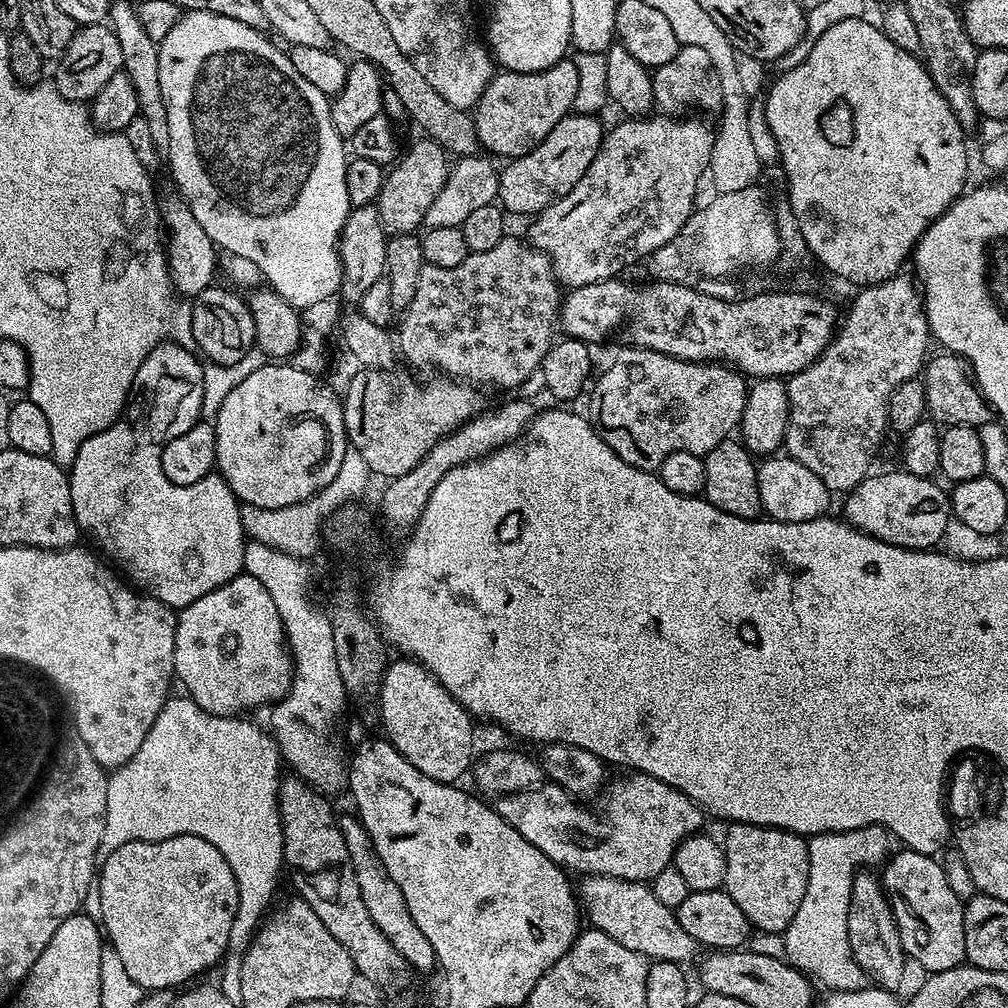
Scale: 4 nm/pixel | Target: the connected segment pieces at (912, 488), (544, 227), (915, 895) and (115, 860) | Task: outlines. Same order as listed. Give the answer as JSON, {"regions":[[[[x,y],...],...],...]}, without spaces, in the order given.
{"regions":[[[[903,470],[897,472],[884,472],[881,476],[869,474],[858,486],[854,486],[851,492],[843,497],[844,513],[843,519],[852,527],[860,532],[870,534],[887,544],[902,546],[910,550],[932,550],[937,547],[936,544],[948,532],[948,523],[953,523],[952,501],[949,493],[944,492],[935,484],[935,479],[927,476],[915,476]]],[[[652,114],[647,118],[621,119],[621,124],[614,125],[605,135],[599,154],[594,158],[594,162],[590,162],[590,170],[586,170],[586,174],[582,174],[578,186],[574,186],[574,190],[570,190],[570,194],[566,194],[560,200],[554,201],[550,207],[541,210],[535,219],[531,221],[531,223],[533,222],[532,229],[526,233],[527,239],[532,247],[548,255],[548,259],[552,261],[552,269],[555,270],[556,278],[561,285],[571,290],[594,282],[619,277],[623,273],[620,272],[623,268],[630,267],[635,260],[638,260],[638,262],[643,261],[645,257],[658,250],[659,247],[666,247],[667,244],[675,241],[680,236],[687,224],[687,220],[691,218],[694,211],[694,205],[697,203],[697,201],[695,202],[696,187],[699,186],[700,179],[705,179],[710,154],[714,150],[714,142],[716,141],[713,125],[703,124],[700,120],[684,119],[688,118],[677,118],[672,114]]],[[[900,850],[895,856],[896,853],[883,865],[882,883],[892,902],[907,959],[917,960],[928,974],[961,967],[965,963],[966,938],[962,934],[965,901],[950,890],[943,863],[936,856],[911,850]]],[[[171,836],[171,837],[170,837],[170,838],[166,838],[166,839],[165,839],[165,840],[155,840],[155,841],[154,841],[154,842],[142,842],[142,841],[141,841],[141,840],[139,840],[139,841],[138,841],[138,842],[126,842],[126,846],[118,846],[118,850],[114,850],[114,854],[110,854],[110,858],[106,858],[106,859],[105,859],[105,860],[103,860],[103,862],[102,862],[102,863],[101,863],[101,864],[100,864],[100,865],[99,865],[99,868],[98,868],[98,892],[99,892],[99,888],[100,888],[100,916],[99,916],[99,915],[98,915],[98,920],[99,920],[99,923],[100,923],[100,924],[101,924],[101,925],[102,925],[102,932],[103,932],[103,935],[104,935],[104,936],[105,936],[105,937],[106,937],[106,940],[107,940],[107,943],[108,943],[108,944],[109,944],[109,945],[110,945],[110,947],[111,947],[111,948],[113,948],[113,949],[114,949],[114,950],[118,950],[118,958],[122,958],[122,963],[123,963],[123,964],[124,964],[124,965],[126,965],[126,970],[127,970],[127,971],[128,971],[128,972],[129,972],[129,973],[130,973],[130,978],[134,978],[134,982],[138,982],[138,986],[139,986],[139,987],[140,987],[140,988],[143,988],[143,989],[145,989],[145,990],[176,990],[176,989],[179,989],[179,988],[180,988],[180,987],[181,987],[181,986],[184,986],[184,985],[187,985],[187,984],[188,984],[188,983],[189,983],[189,982],[192,982],[192,981],[195,981],[195,980],[196,980],[196,979],[197,979],[197,978],[200,978],[200,977],[196,977],[196,978],[195,978],[195,976],[200,976],[200,975],[202,975],[202,974],[203,974],[203,972],[204,972],[204,971],[206,971],[206,970],[207,970],[207,968],[212,968],[212,967],[214,967],[214,966],[215,966],[215,964],[216,964],[216,963],[218,963],[218,962],[219,962],[219,960],[220,960],[220,959],[222,959],[222,958],[223,958],[223,956],[226,956],[226,953],[227,953],[227,952],[228,952],[228,939],[229,939],[229,938],[230,938],[230,926],[234,926],[234,918],[235,918],[235,917],[236,917],[236,911],[237,911],[237,910],[238,910],[238,882],[237,882],[237,881],[236,881],[236,879],[235,879],[235,878],[234,878],[234,870],[233,870],[233,869],[232,869],[232,867],[231,867],[231,866],[230,866],[230,862],[226,862],[226,858],[225,858],[225,857],[224,857],[224,856],[223,856],[223,854],[222,854],[222,853],[220,853],[220,848],[219,848],[219,847],[218,847],[218,846],[214,846],[214,845],[213,845],[213,844],[211,844],[211,843],[210,843],[210,842],[206,842],[206,838],[202,838],[202,837],[201,837],[201,836]]]]}

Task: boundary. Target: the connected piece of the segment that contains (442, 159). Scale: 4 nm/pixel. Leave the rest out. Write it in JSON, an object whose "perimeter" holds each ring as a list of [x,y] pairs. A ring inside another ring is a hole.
{"perimeter":[[[419,138],[408,148],[408,153],[401,155],[387,169],[382,190],[378,194],[375,207],[380,215],[381,224],[388,234],[397,232],[415,233],[426,218],[426,212],[430,210],[430,204],[442,190],[442,186],[448,177],[450,167],[449,153],[444,151],[441,144],[435,144],[433,140]]]}

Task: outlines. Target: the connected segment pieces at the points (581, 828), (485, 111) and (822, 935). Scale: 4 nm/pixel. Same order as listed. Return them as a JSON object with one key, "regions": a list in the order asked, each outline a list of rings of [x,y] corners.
{"regions":[[[[629,771],[628,776],[620,776],[616,781],[607,785],[604,796],[604,813],[596,817],[594,813],[579,808],[577,801],[569,796],[558,784],[545,782],[538,788],[531,788],[525,792],[515,792],[505,796],[497,796],[494,807],[498,815],[503,818],[530,846],[538,846],[546,858],[550,858],[569,873],[587,874],[589,876],[609,876],[623,880],[639,880],[651,882],[662,870],[666,870],[673,863],[678,846],[688,836],[697,835],[706,819],[696,801],[691,800],[682,790],[662,782],[645,772]]],[[[572,58],[562,59],[554,66],[537,72],[497,71],[474,106],[476,133],[481,149],[493,157],[503,158],[515,158],[534,150],[534,146],[538,146],[542,138],[546,138],[546,134],[550,134],[550,130],[554,130],[554,126],[558,126],[558,122],[562,122],[562,118],[573,111],[572,103],[581,91],[580,72]]],[[[871,824],[865,828],[858,830],[850,830],[849,832],[820,832],[818,835],[811,837],[808,840],[808,881],[806,882],[806,894],[802,894],[802,906],[798,906],[798,914],[794,914],[794,922],[790,922],[790,926],[782,934],[784,940],[784,952],[788,963],[800,969],[801,972],[807,974],[813,981],[825,984],[825,989],[834,992],[857,992],[859,988],[865,987],[866,977],[864,971],[858,966],[858,962],[854,958],[854,954],[850,950],[850,942],[848,941],[848,915],[850,914],[850,894],[852,893],[852,883],[856,877],[857,872],[861,871],[865,866],[872,866],[868,864],[883,865],[889,859],[890,851],[888,847],[894,844],[893,837],[890,835],[887,828],[882,828],[878,824]]]]}

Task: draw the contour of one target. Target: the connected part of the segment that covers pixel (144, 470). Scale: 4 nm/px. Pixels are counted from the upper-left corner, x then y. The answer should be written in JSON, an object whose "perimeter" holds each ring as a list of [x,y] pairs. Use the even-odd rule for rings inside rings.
{"perimeter":[[[161,342],[146,354],[134,374],[132,390],[122,415],[109,428],[82,442],[68,472],[70,502],[81,533],[85,537],[93,536],[100,543],[99,551],[137,589],[161,600],[173,610],[187,607],[241,575],[246,543],[240,517],[241,501],[220,475],[209,474],[190,486],[178,486],[162,474],[162,450],[166,442],[178,434],[186,434],[186,430],[201,419],[200,412],[205,411],[205,365],[196,361],[195,351],[188,351],[192,350],[183,344]]]}

